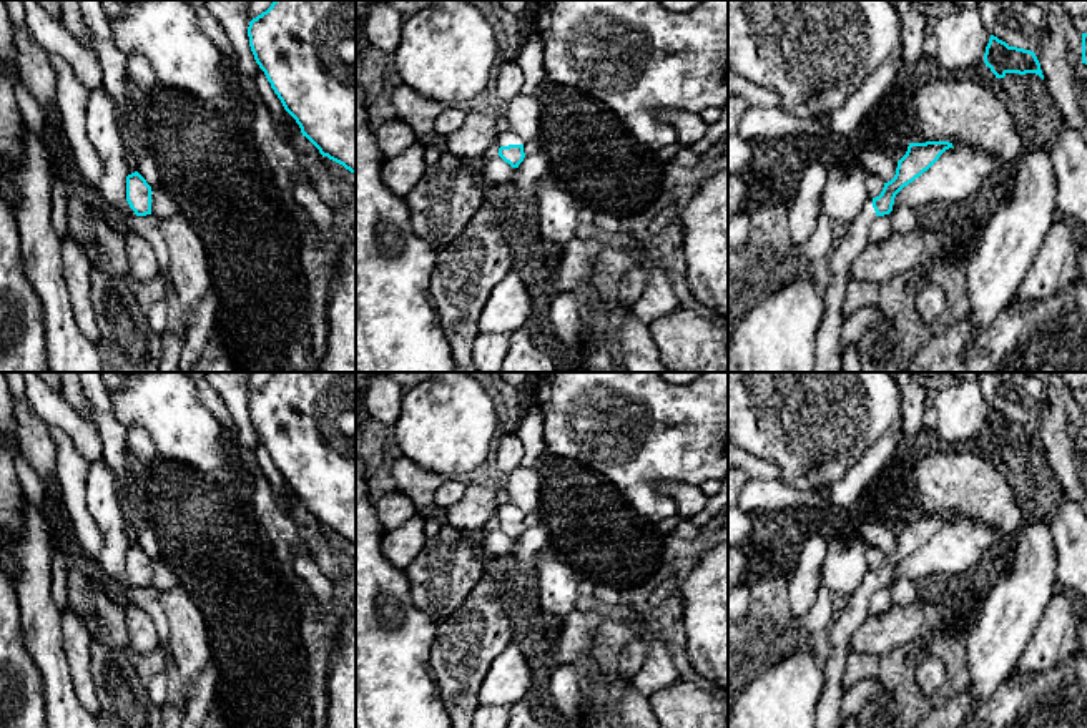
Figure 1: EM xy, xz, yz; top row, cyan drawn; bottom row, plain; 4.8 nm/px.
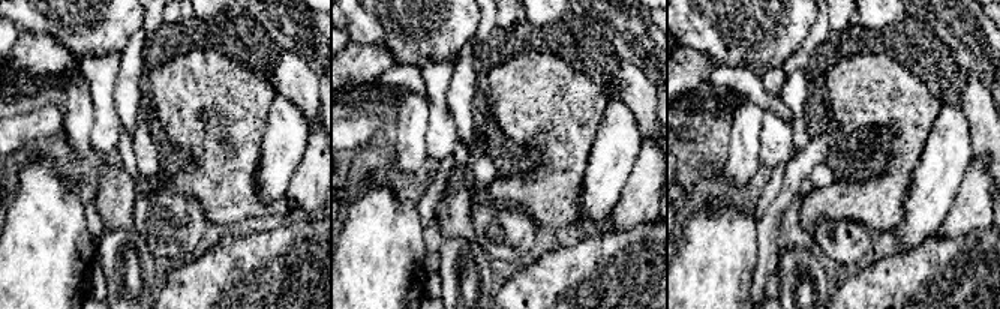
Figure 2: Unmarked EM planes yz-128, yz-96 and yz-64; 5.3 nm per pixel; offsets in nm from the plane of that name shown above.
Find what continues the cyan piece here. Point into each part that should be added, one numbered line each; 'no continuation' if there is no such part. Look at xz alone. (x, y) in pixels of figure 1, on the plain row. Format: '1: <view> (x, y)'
1: xz (506, 511)

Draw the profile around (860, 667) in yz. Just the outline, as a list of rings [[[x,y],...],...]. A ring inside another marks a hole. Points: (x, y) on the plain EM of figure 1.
[[[851,653],[848,657],[844,690],[851,688],[861,680],[871,680],[878,676],[881,658],[876,655]]]

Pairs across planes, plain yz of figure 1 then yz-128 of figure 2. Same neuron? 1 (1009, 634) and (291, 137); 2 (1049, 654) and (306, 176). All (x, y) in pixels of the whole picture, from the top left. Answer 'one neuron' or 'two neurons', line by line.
1: one neuron
2: one neuron

